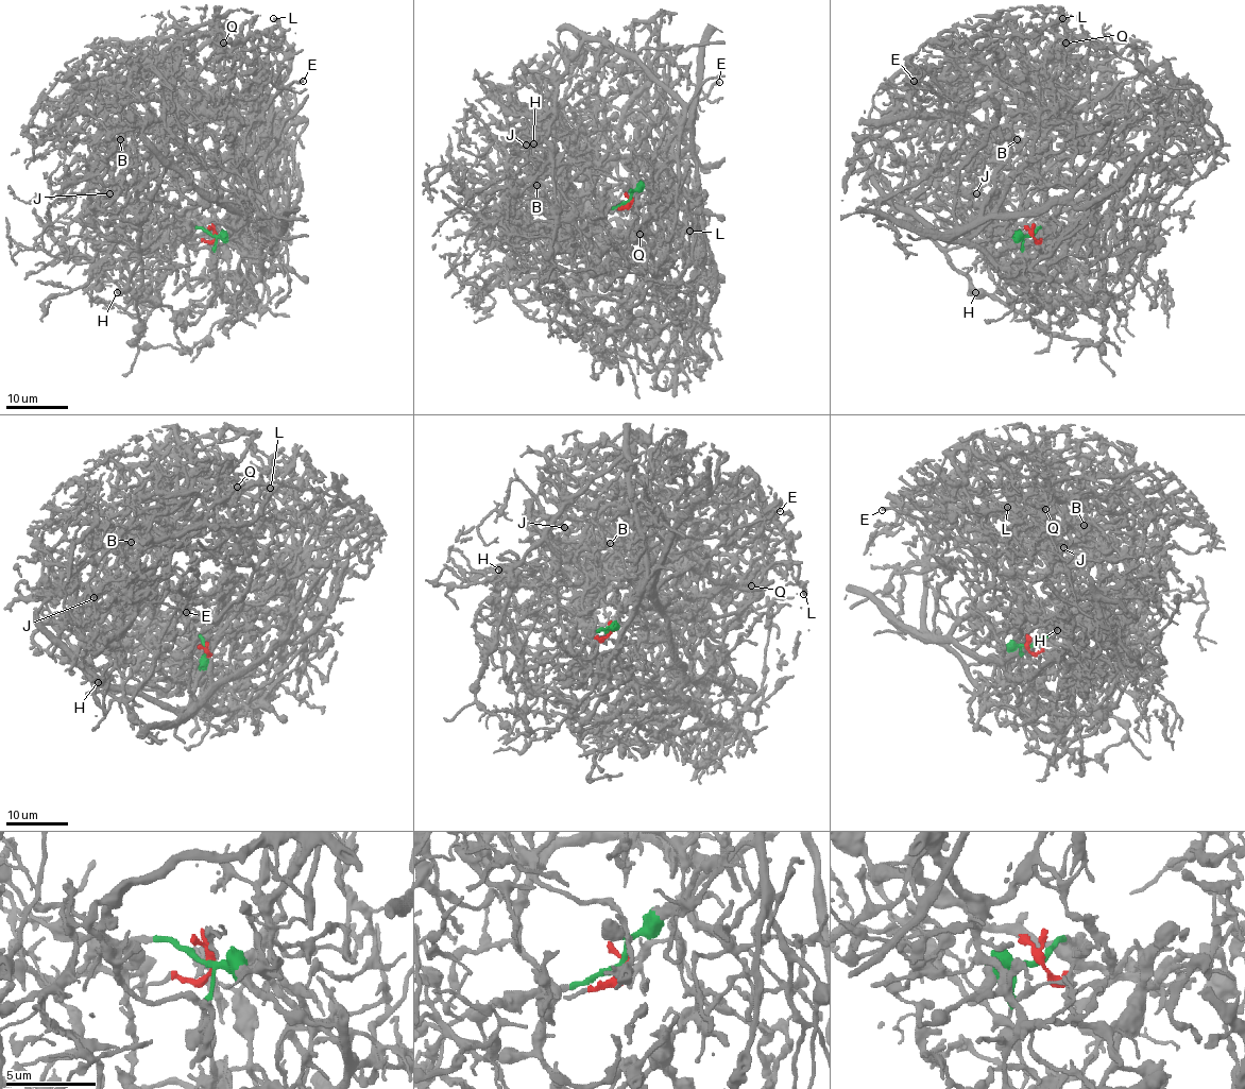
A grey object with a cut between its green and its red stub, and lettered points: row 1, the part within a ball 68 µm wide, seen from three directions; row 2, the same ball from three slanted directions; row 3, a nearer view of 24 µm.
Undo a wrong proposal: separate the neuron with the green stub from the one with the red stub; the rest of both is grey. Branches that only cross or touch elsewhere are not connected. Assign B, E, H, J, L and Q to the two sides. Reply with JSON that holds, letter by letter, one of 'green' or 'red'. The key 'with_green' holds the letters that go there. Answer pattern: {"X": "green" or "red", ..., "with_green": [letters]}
{"B": "red", "E": "green", "H": "green", "J": "red", "L": "red", "Q": "red", "with_green": ["E", "H"]}

